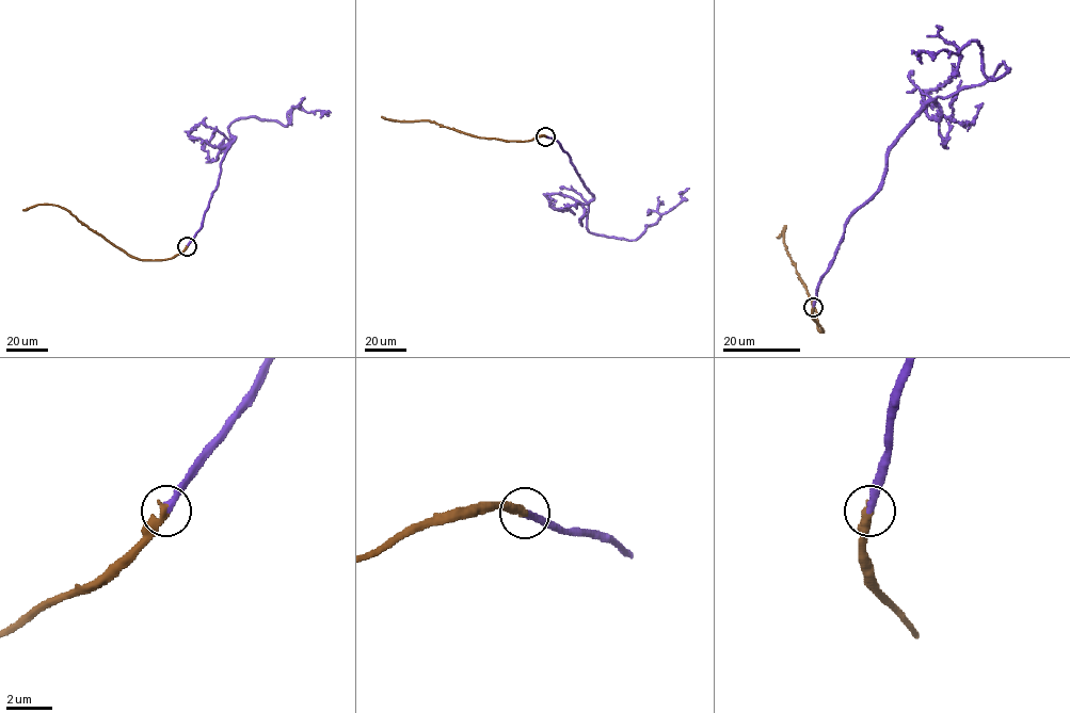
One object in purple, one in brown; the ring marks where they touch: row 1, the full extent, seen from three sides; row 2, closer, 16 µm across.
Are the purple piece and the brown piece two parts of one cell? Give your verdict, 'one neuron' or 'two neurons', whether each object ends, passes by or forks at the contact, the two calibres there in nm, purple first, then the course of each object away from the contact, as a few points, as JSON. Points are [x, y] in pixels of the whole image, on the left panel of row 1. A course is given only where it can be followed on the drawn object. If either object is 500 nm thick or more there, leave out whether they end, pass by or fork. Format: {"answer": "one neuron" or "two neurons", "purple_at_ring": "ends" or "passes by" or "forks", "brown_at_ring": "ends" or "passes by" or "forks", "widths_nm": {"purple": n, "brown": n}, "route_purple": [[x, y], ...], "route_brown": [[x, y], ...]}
{"answer": "one neuron", "purple_at_ring": "ends", "brown_at_ring": "ends", "widths_nm": {"purple": 300, "brown": 440}, "route_purple": [[187, 246], [235, 139], [232, 123], [257, 117], [286, 126], [298, 106], [331, 112]], "route_brown": [[187, 246], [170, 258], [142, 260], [129, 256], [64, 208], [38, 204], [22, 210]]}

